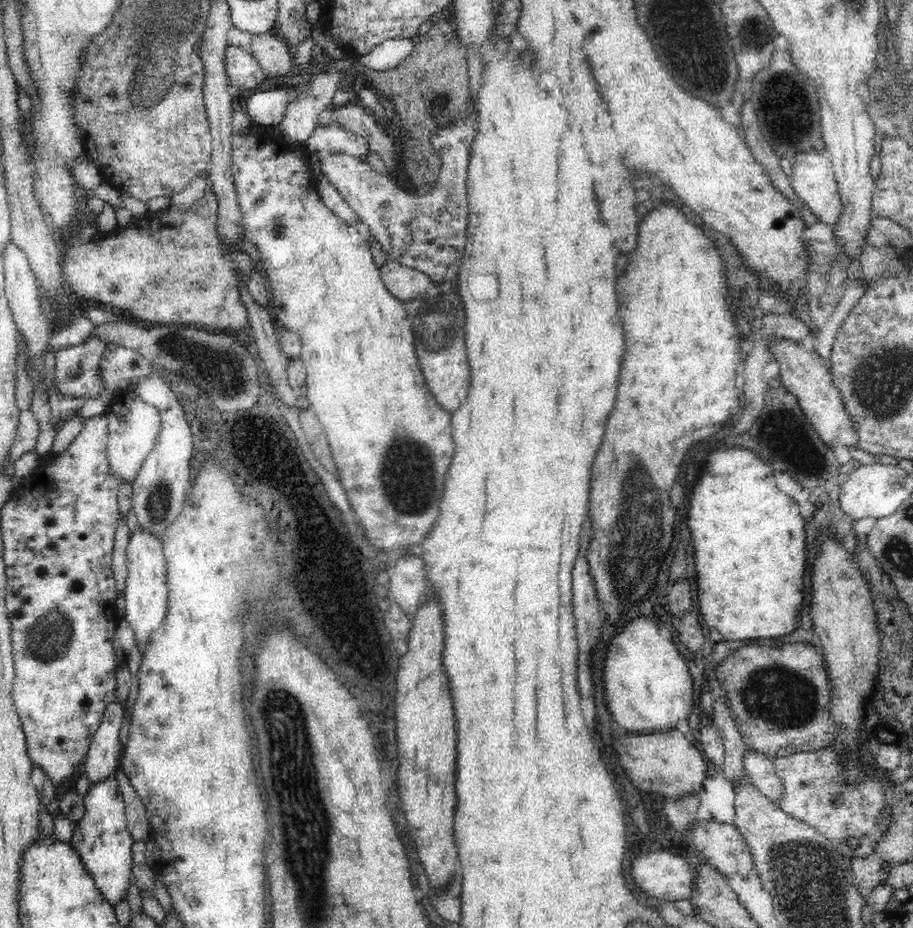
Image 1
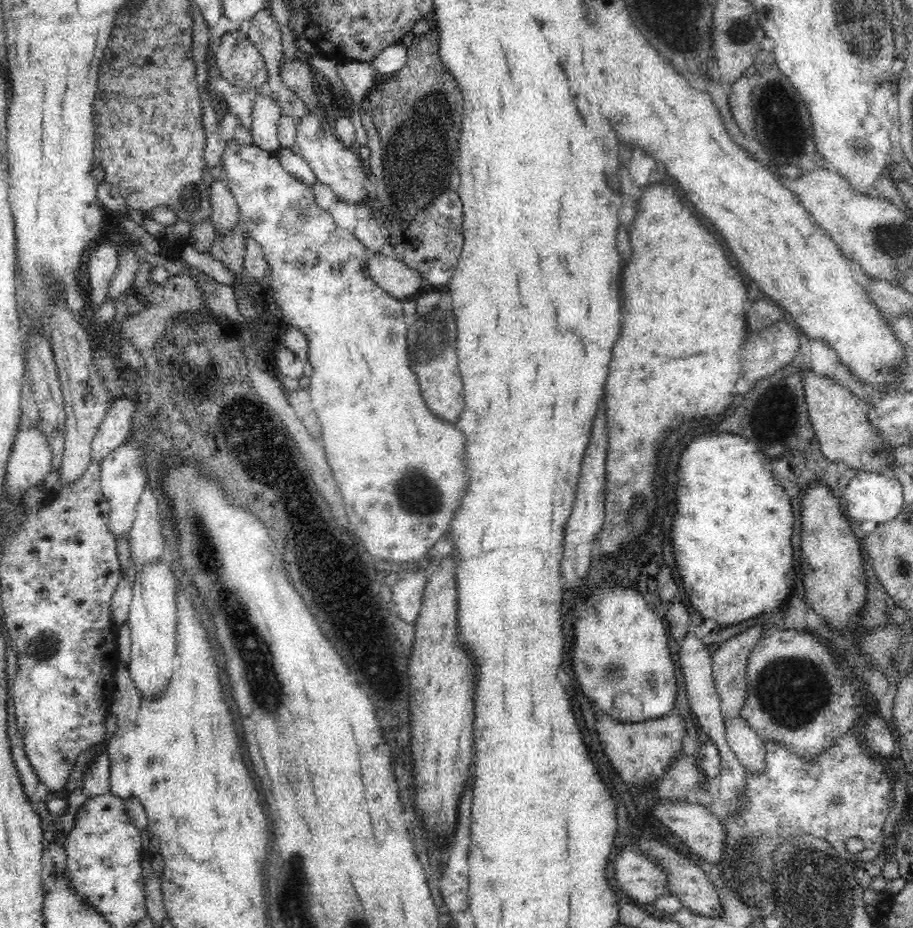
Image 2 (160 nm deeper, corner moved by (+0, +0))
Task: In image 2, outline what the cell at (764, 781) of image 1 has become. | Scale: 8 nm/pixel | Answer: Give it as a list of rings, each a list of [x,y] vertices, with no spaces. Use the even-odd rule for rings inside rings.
[[[740,715],[726,719],[724,724],[728,745],[745,766],[746,772],[762,772],[765,765],[765,742],[750,729],[748,721]]]

